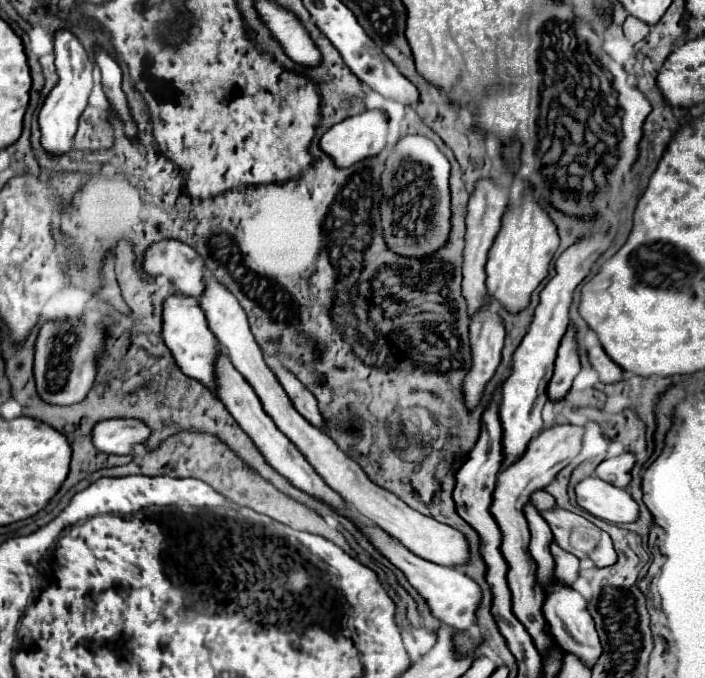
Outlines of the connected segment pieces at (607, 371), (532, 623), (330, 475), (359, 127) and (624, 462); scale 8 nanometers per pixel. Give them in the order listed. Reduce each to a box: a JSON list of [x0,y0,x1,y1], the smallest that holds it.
[[588,345,624,383],[492,425,584,657],[200,283,468,567],[320,109,388,169],[596,453,634,487]]

